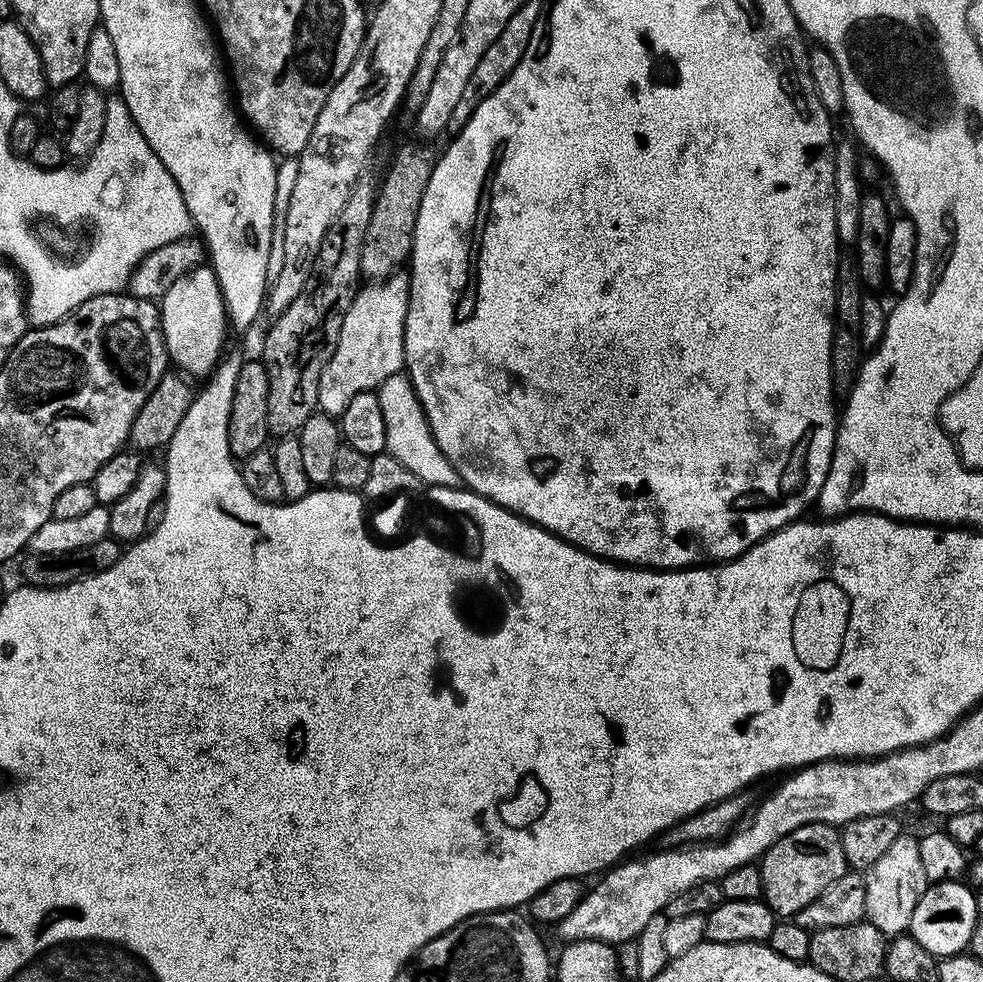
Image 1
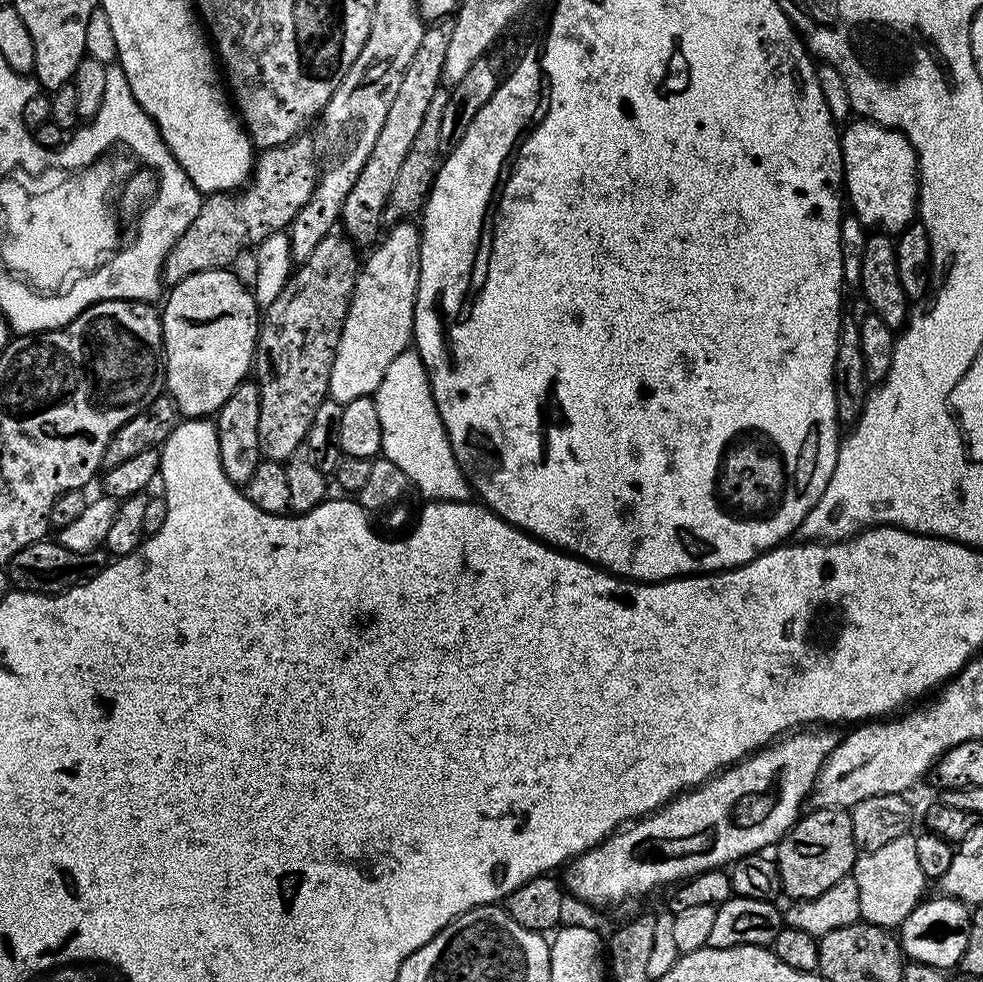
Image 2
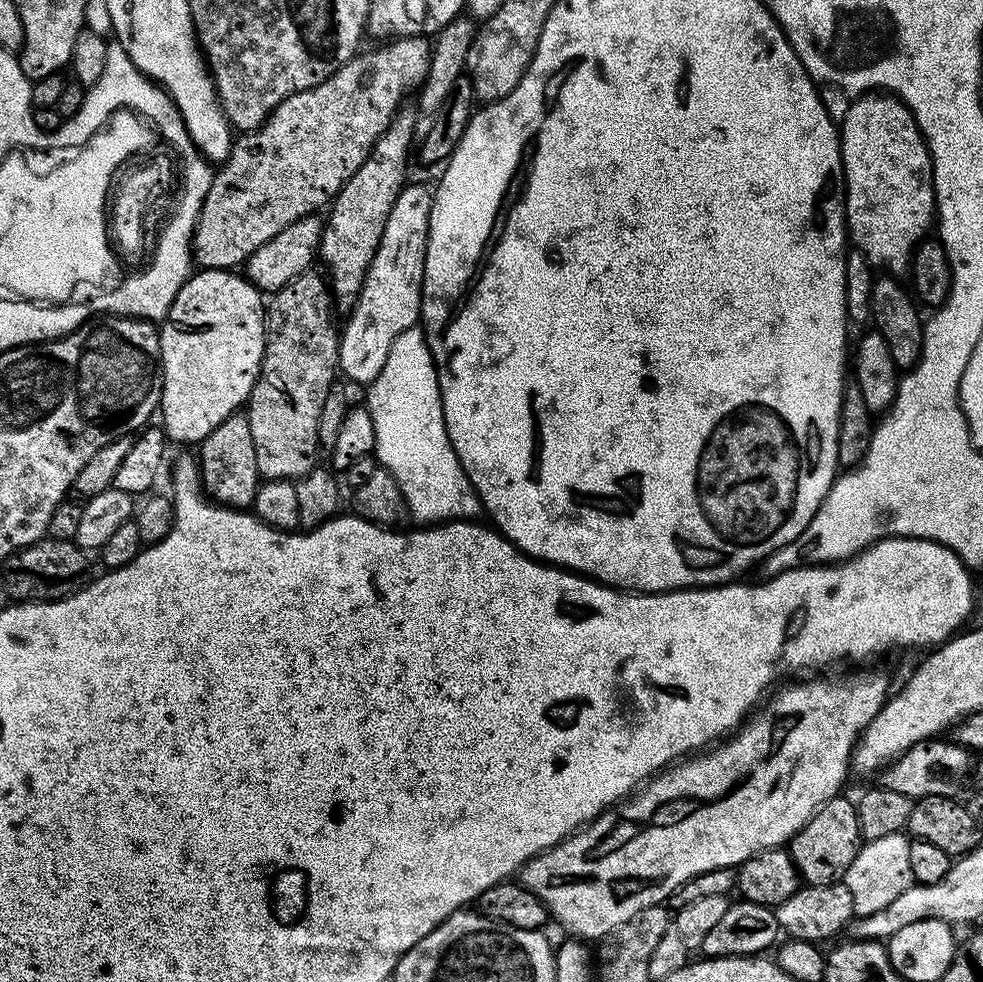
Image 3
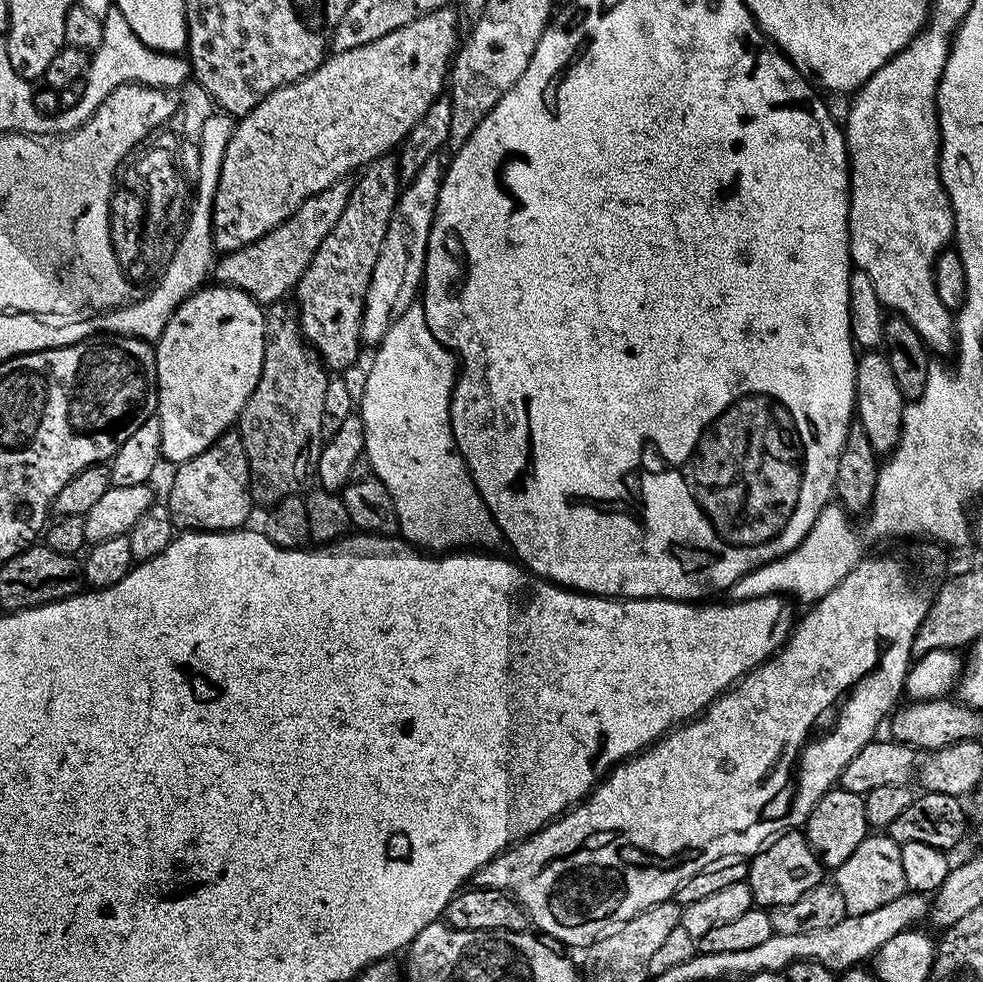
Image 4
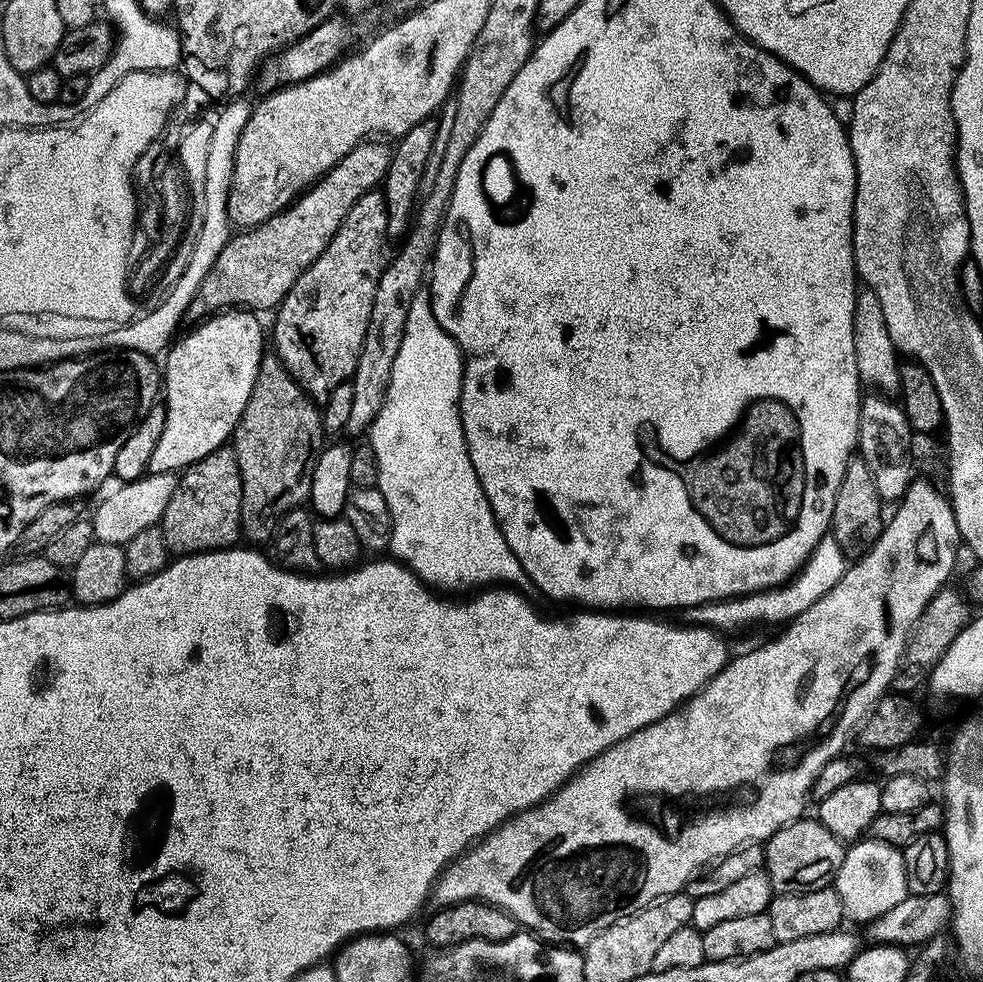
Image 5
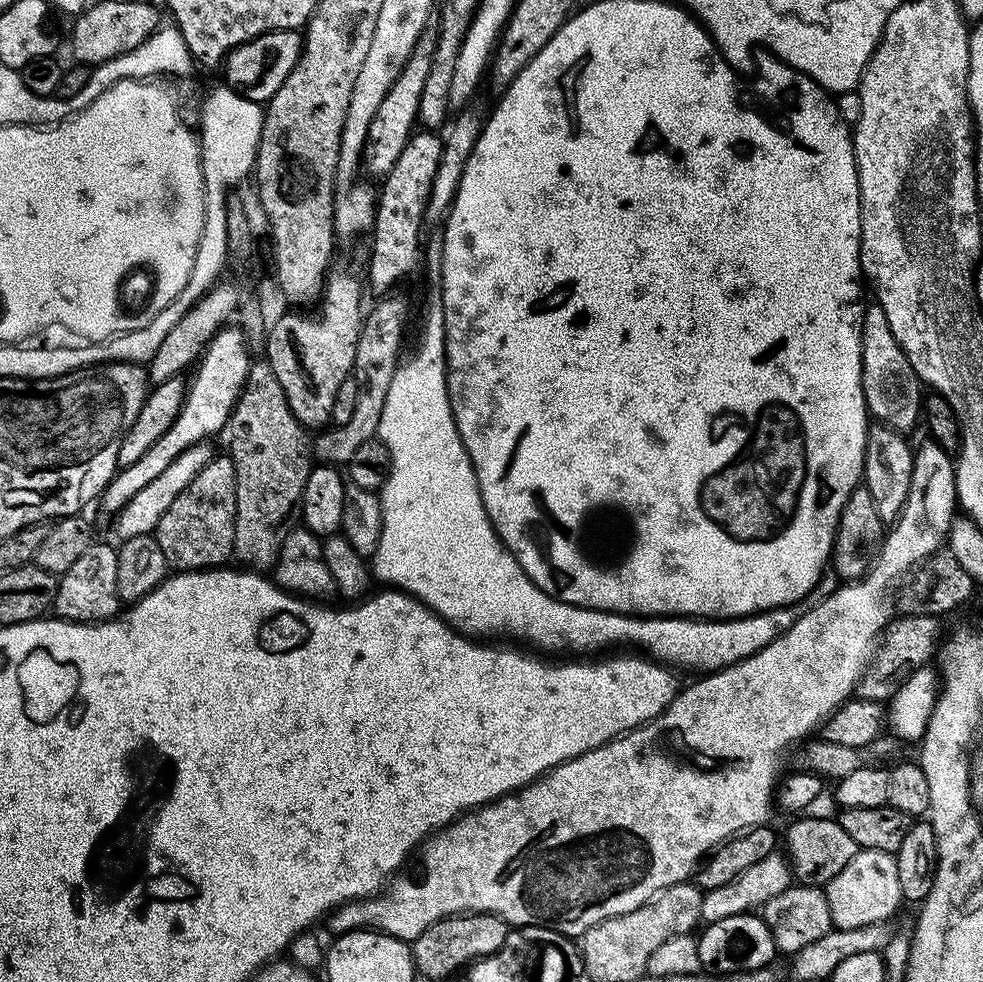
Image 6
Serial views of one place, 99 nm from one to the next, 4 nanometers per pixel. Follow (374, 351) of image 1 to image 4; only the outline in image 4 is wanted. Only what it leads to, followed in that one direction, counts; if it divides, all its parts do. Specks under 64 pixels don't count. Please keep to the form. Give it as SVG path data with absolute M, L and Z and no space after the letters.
M434 155L426 161L415 178L403 185L400 197L396 200L394 214L386 226L386 238L382 238L382 251L378 254L378 262L374 262L370 290L366 290L360 331L360 339L365 345L379 345L392 323L402 318L402 313L409 306L417 303L424 282L424 263L430 230L436 217L440 182L446 171L445 165L440 165L440 159L439 155Z

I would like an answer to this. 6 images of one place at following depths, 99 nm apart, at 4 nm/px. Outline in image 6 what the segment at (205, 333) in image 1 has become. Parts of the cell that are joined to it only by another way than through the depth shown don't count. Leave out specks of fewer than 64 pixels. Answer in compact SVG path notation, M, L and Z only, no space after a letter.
M225 326L217 332L191 373L192 384L190 380L184 393L184 406L170 430L166 430L166 434L162 434L162 438L158 438L158 442L154 442L154 446L150 446L150 450L146 450L146 454L142 454L142 458L134 462L134 466L120 468L104 488L102 501L104 500L104 508L109 514L120 512L122 506L126 506L126 502L130 502L130 498L134 498L134 494L138 494L142 486L154 482L154 478L158 478L158 474L162 474L162 470L166 470L166 466L170 466L170 462L178 458L178 454L182 454L190 446L207 441L207 436L212 436L215 432L225 431L248 377L248 358L248 344L239 327Z

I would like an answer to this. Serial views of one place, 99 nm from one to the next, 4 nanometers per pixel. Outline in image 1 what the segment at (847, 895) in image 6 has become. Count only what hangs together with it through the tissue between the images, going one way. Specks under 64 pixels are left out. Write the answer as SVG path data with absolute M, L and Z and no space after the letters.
M901 834L874 866L870 866L865 875L866 882L866 920L891 938L908 932L910 918L914 918L914 906L918 898L928 889L929 883L922 870L922 861L918 855L919 839L914 835Z

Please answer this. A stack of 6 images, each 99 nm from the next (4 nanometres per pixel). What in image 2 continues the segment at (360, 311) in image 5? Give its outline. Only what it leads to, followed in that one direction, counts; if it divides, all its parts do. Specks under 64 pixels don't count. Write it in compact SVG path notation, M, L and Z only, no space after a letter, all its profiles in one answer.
M432 22L425 27L422 42L418 42L418 50L414 54L410 66L406 66L406 74L402 74L402 82L394 99L390 102L390 111L386 113L386 122L382 122L382 130L374 147L370 149L370 158L366 158L366 166L362 166L362 174L358 174L358 182L346 194L346 202L340 211L339 223L343 235L347 236L357 246L372 246L381 239L385 227L384 211L390 198L390 190L394 190L394 182L398 179L398 170L406 159L406 154L413 144L422 121L426 118L426 109L430 106L434 94L444 78L446 53L450 46L451 23Z

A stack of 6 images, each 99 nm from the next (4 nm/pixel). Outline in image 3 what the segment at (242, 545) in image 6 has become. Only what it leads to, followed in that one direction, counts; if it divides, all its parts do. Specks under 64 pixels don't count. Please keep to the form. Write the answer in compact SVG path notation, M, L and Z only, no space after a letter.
M316 270L298 274L298 278L294 278L286 286L282 286L276 292L271 293L270 299L267 301L264 357L260 367L260 377L257 378L254 390L249 394L246 405L246 415L250 422L250 434L254 437L254 454L258 458L258 470L264 480L291 480L295 482L306 475L311 468L317 467L316 452L318 453L320 448L320 443L318 442L318 414L322 414L322 406L326 402L326 394L330 394L330 390L337 383L338 369L340 367L340 332L338 331L338 324L336 328L335 322L332 321L332 316L334 317L334 301L330 285L321 273L320 276L316 273Z

